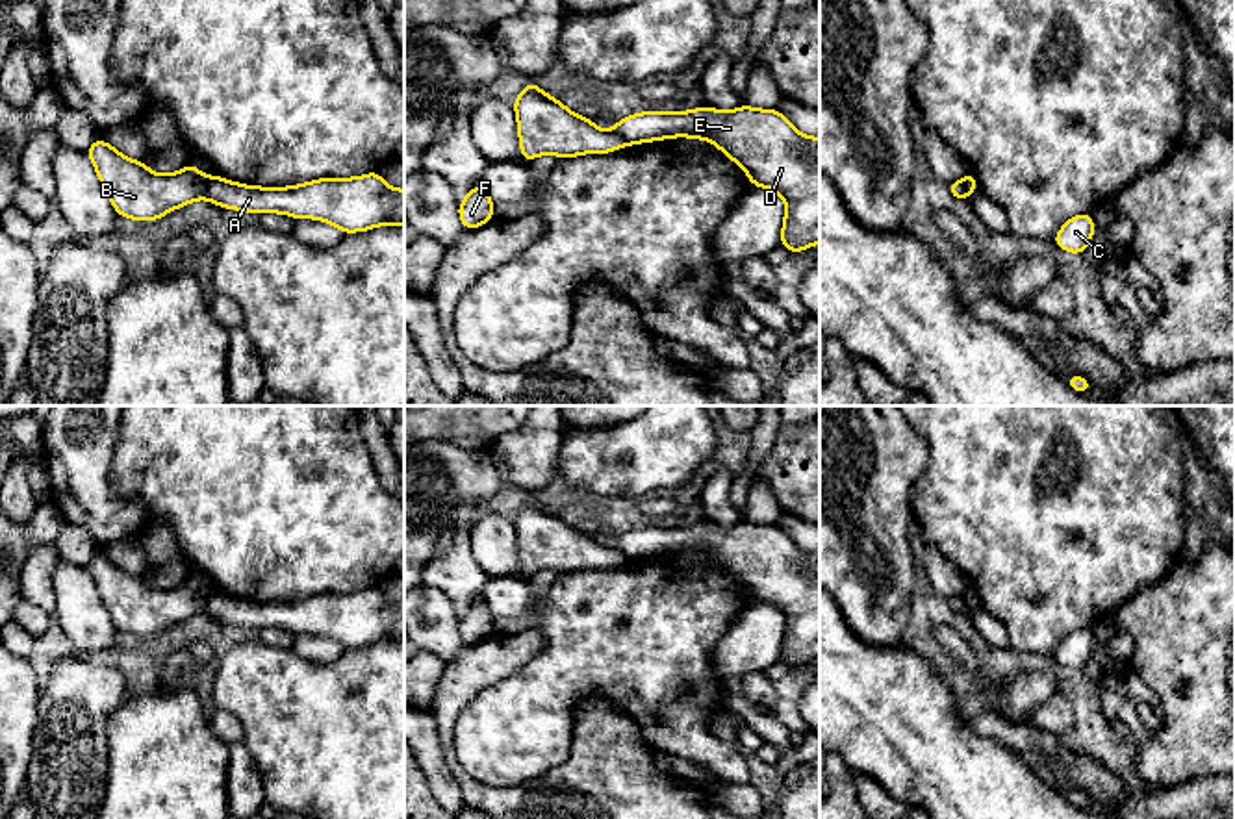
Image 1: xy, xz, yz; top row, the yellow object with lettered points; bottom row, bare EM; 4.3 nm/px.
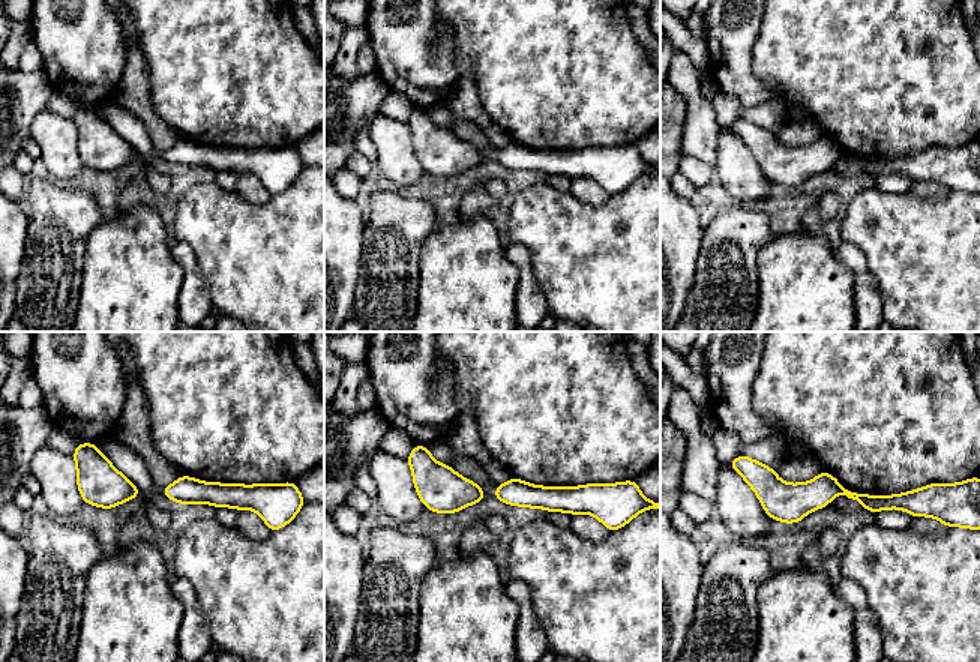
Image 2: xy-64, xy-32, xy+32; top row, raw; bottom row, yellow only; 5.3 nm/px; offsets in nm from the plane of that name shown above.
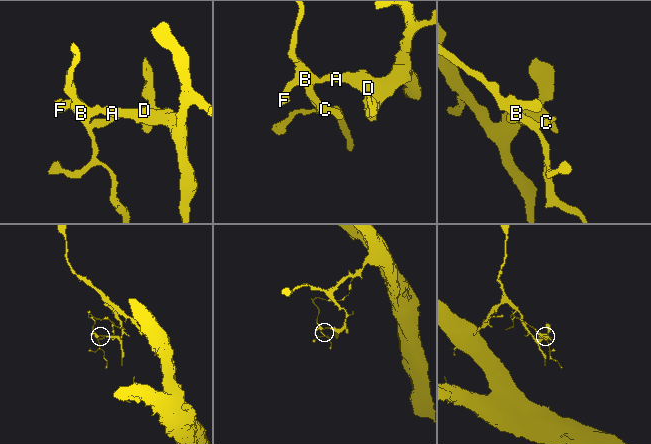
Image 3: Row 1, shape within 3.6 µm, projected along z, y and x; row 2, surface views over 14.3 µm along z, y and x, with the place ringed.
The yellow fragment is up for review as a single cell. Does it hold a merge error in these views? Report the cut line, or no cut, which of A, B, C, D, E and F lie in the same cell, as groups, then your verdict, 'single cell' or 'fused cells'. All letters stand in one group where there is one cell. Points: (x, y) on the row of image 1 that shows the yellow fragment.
xy (210, 178), (203, 197) | A D E / B C F | fused cells

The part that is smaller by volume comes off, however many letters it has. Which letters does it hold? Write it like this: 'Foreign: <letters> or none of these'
Foreign: B, C, F

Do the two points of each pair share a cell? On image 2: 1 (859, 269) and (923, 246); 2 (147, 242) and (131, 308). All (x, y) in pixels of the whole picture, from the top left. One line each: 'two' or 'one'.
1: two
2: one

